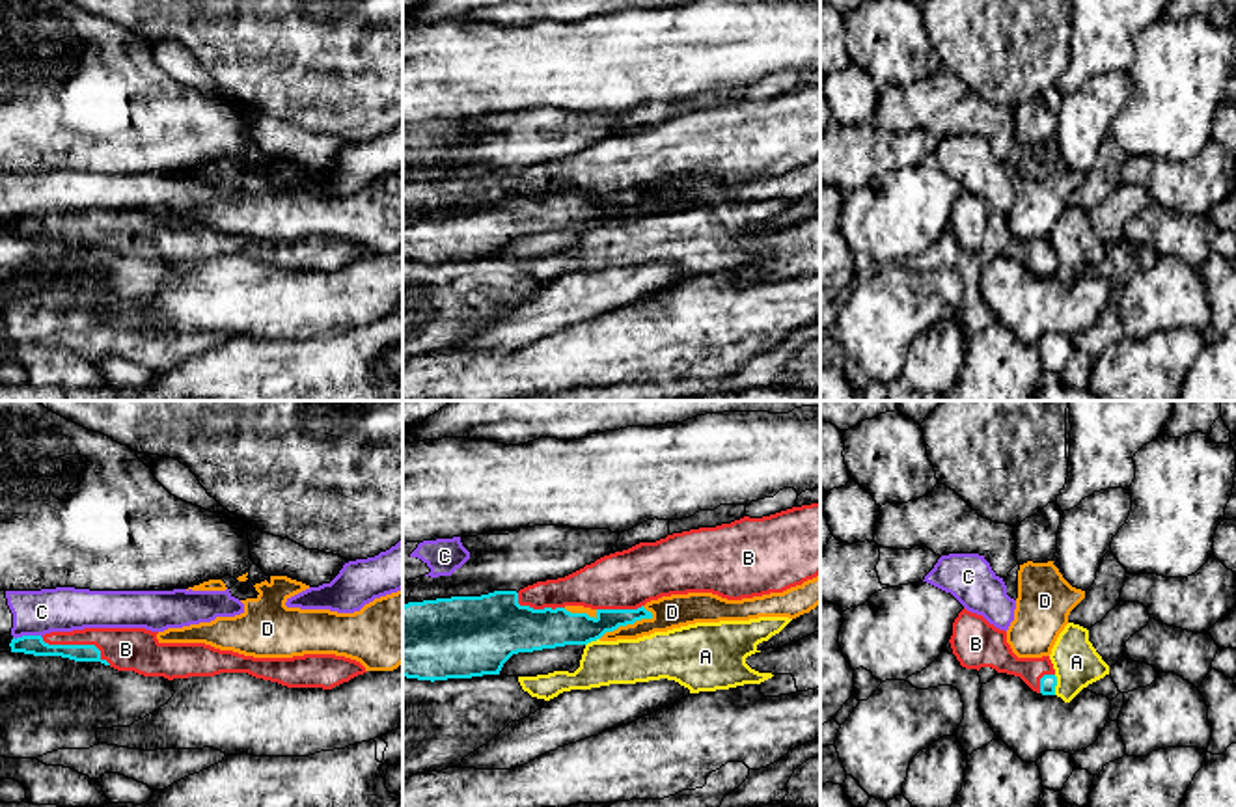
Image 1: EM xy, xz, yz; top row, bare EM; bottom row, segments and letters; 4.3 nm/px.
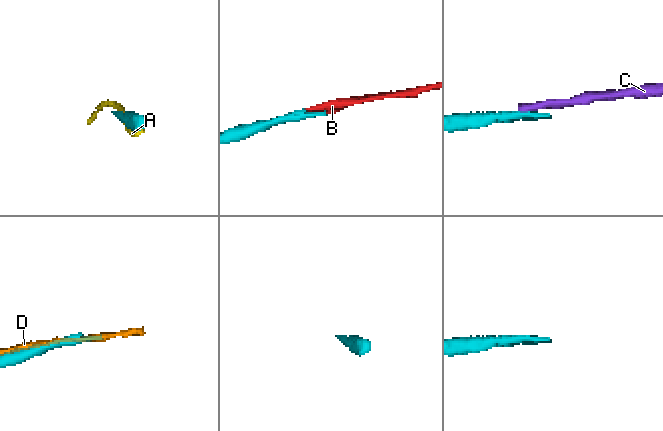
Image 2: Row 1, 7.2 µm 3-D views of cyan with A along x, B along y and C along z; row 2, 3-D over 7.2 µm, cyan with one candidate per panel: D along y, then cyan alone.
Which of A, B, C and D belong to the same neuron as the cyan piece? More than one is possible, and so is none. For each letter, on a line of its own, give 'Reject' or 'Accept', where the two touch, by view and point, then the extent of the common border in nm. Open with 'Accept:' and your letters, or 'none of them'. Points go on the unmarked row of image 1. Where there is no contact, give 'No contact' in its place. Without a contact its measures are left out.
Accept: B
A: Reject. Touches cyan at yz (1056, 267). Shared border 90 nm
B: Accept. Touches cyan at xy (79, 228). Shared border 320 nm
C: Reject. Touches cyan at xy (27, 218). Shared border 130 nm
D: Reject. Touches cyan at xz (625, 207). Shared border 260 nm

